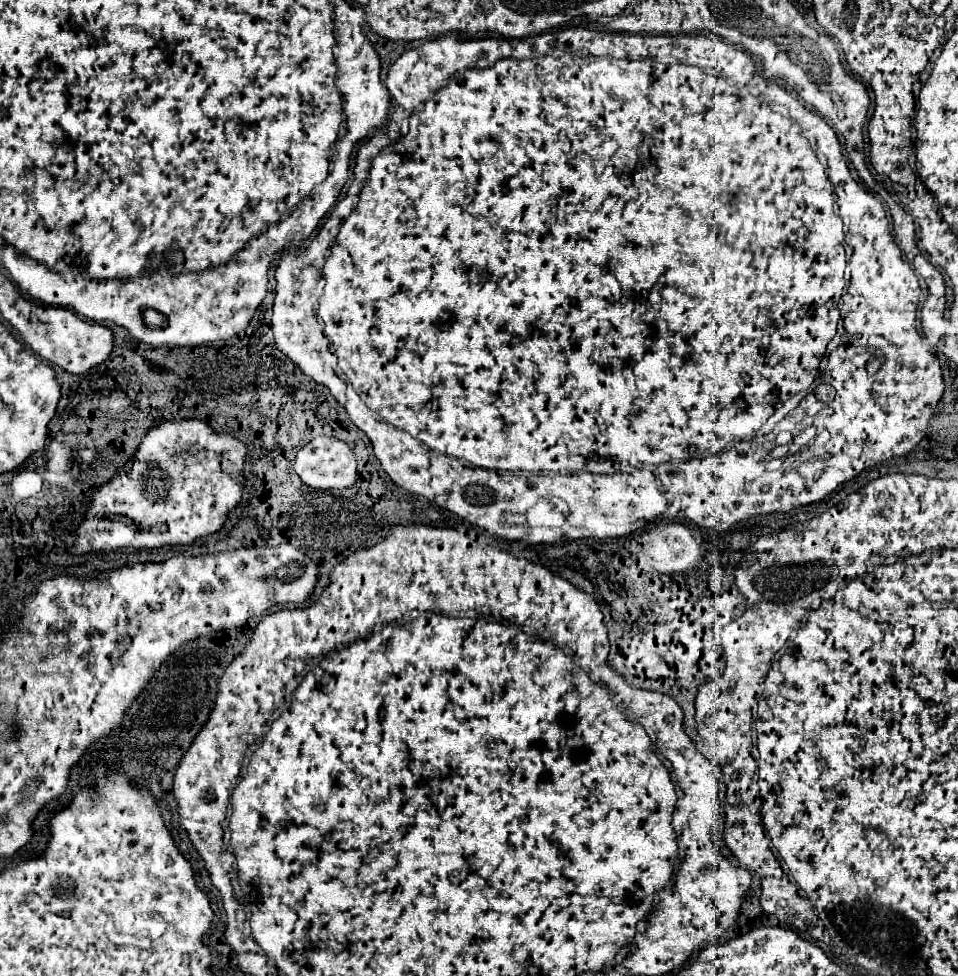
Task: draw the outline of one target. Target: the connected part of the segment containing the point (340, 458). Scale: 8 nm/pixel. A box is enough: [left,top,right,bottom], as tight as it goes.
[295,437,357,489]

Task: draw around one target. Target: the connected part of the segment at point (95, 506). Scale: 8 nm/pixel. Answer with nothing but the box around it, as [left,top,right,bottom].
[71,419,249,555]

